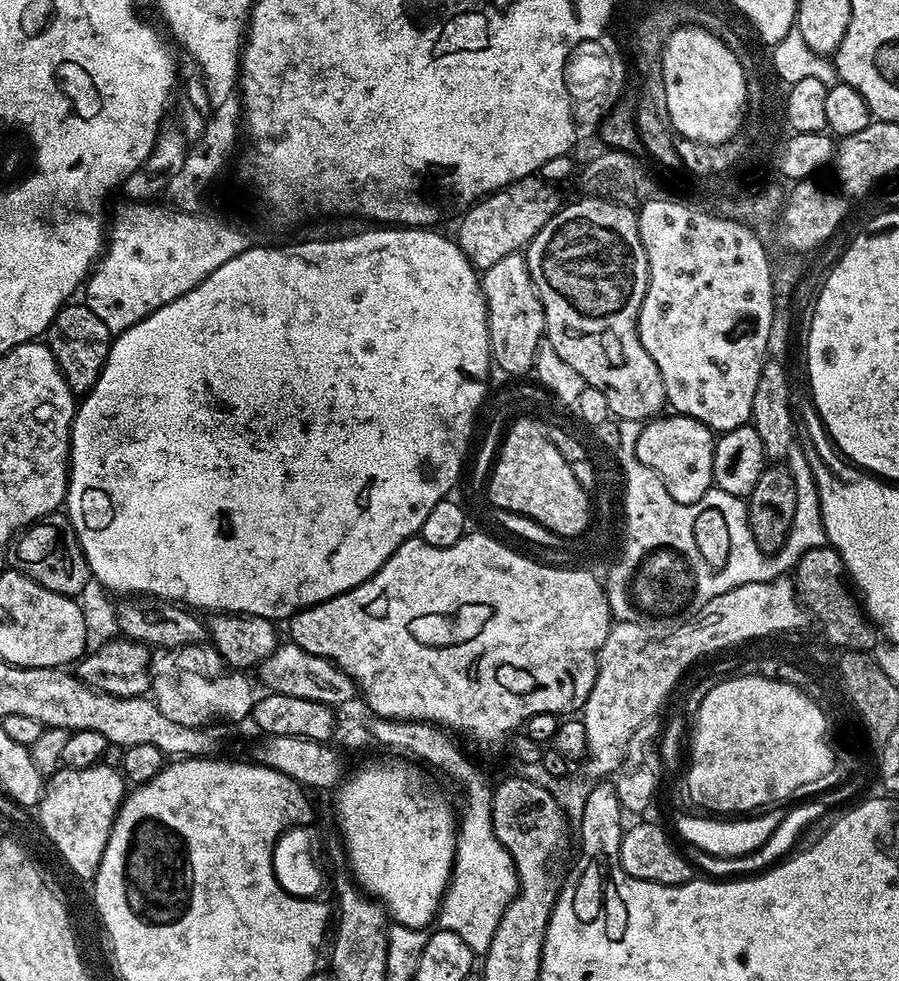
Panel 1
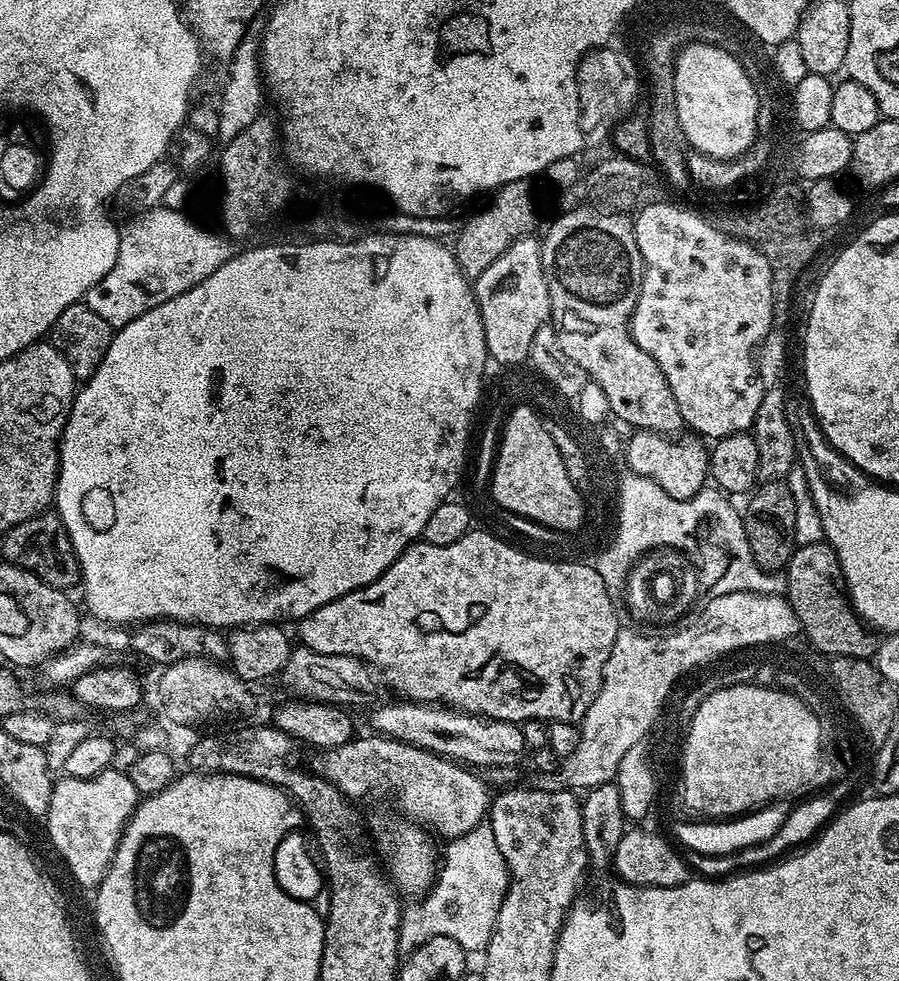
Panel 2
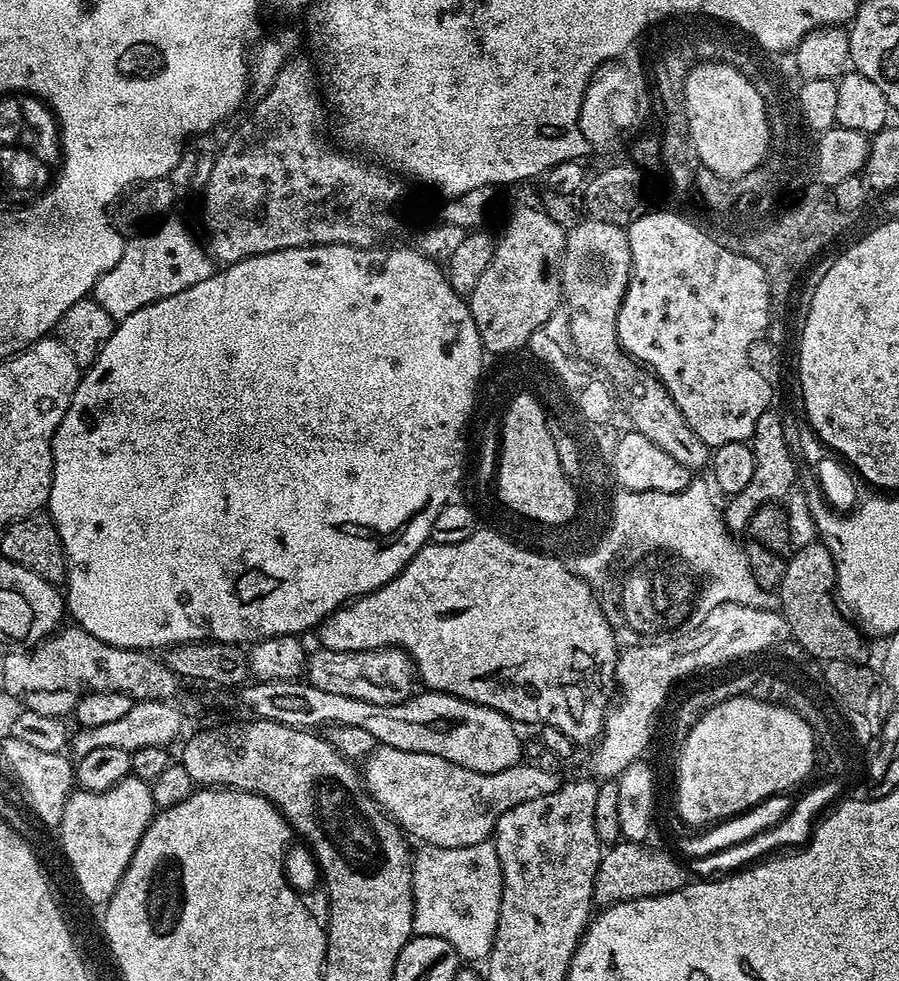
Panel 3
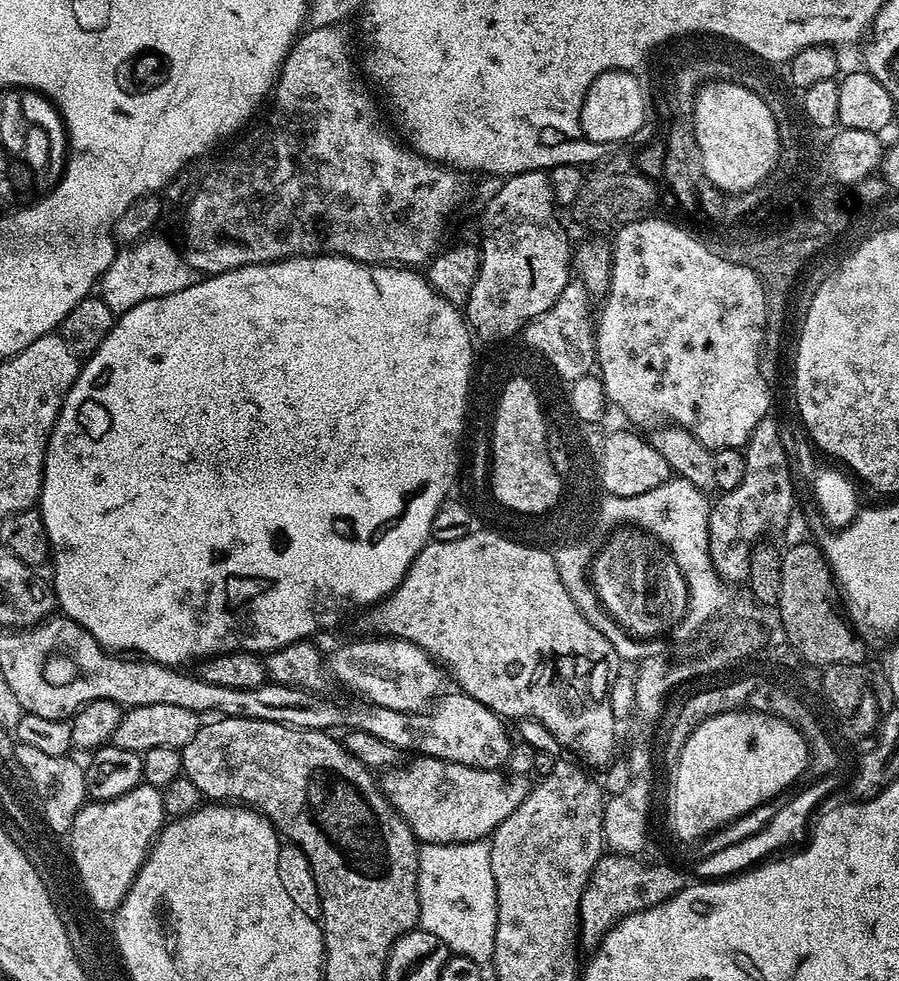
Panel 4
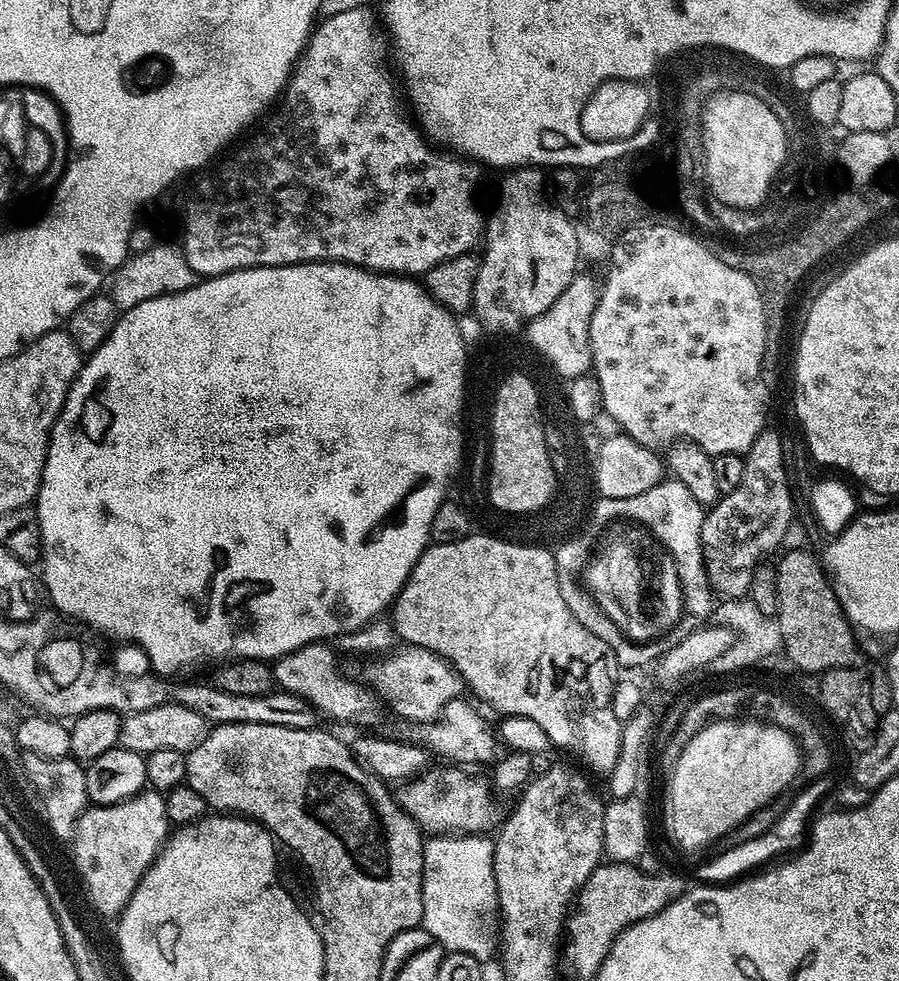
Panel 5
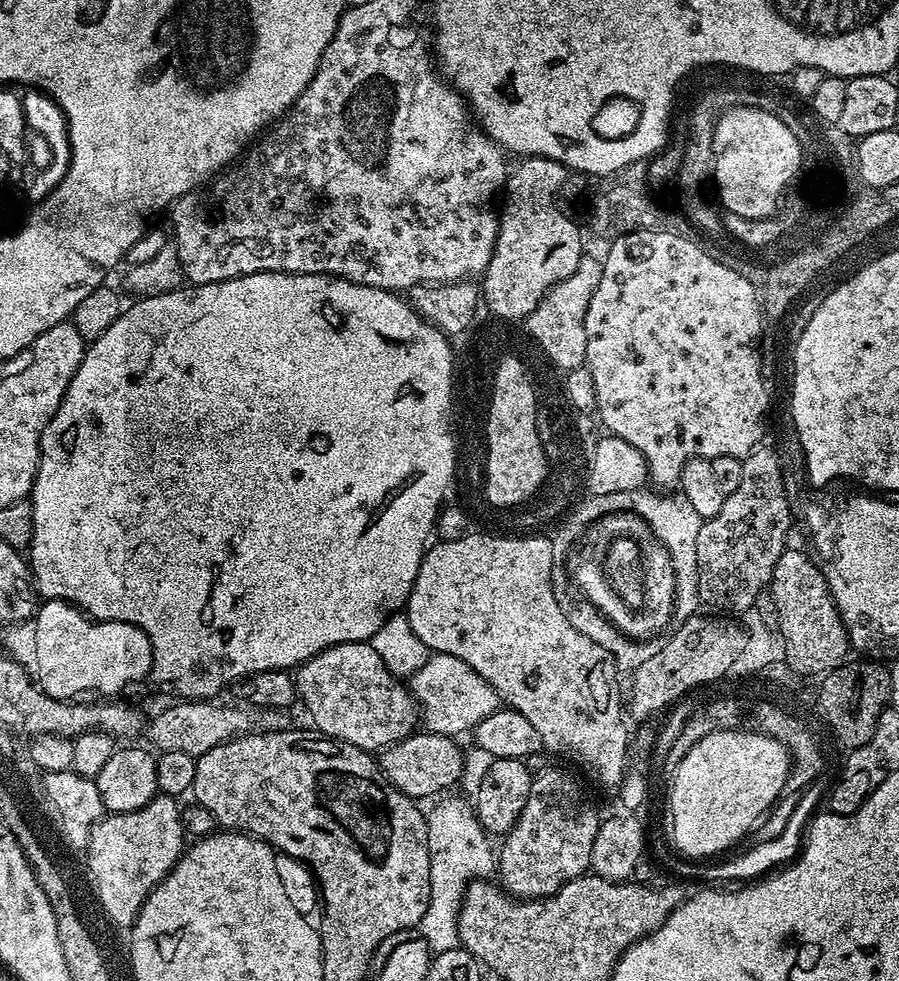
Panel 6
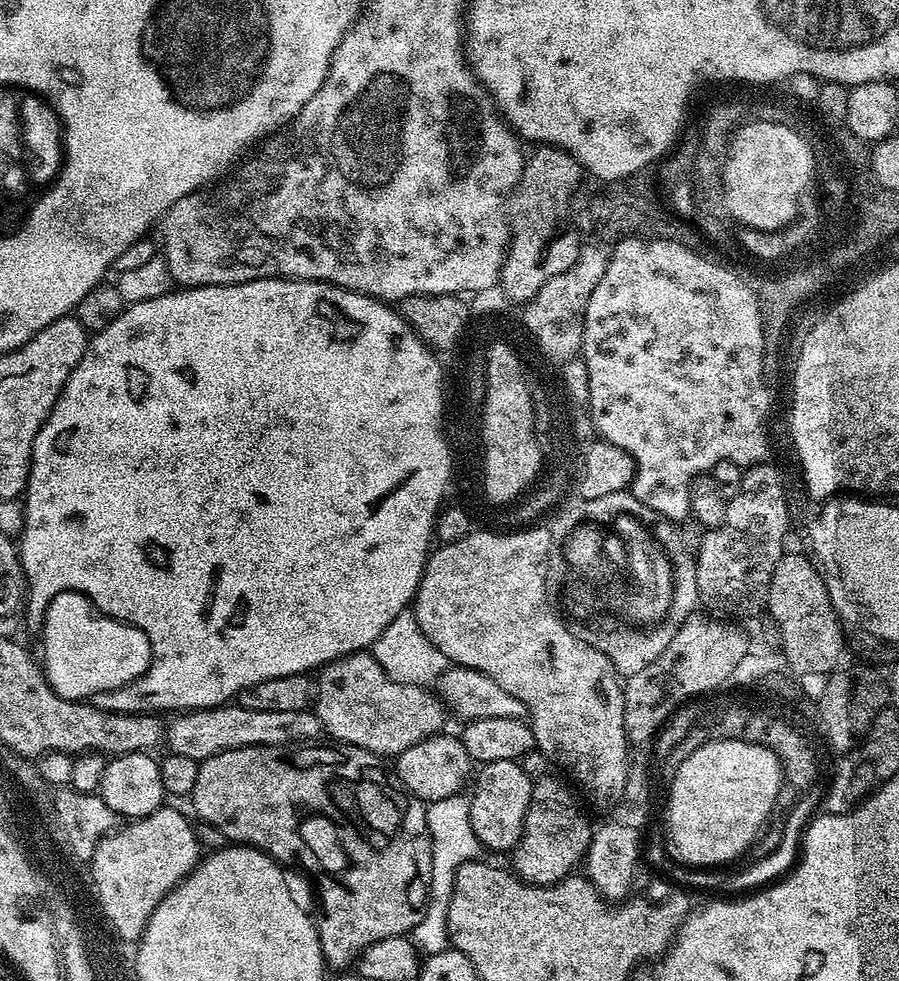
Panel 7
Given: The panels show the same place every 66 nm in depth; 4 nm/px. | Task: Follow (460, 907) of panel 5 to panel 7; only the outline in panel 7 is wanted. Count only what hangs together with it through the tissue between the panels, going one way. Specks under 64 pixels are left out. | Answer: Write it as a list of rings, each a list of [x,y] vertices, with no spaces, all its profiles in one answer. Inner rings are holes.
[[[461,794],[431,801],[427,809],[428,829],[432,835],[432,873],[428,887],[430,899],[422,922],[418,922],[418,926],[412,929],[410,938],[421,953],[434,956],[450,948],[448,907],[454,890],[454,878],[463,864],[481,859],[482,845],[478,834],[474,834],[474,826],[470,822],[470,799],[467,795]]]

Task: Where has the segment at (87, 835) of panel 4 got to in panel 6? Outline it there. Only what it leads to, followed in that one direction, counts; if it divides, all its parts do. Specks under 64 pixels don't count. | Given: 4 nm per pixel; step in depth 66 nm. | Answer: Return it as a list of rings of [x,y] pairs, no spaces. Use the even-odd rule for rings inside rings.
[[[156,795],[146,806],[142,806],[133,812],[113,812],[105,815],[103,820],[90,830],[86,857],[88,856],[87,880],[96,880],[98,895],[102,898],[102,904],[106,906],[106,914],[114,918],[118,926],[130,926],[140,913],[140,908],[159,884],[168,876],[168,872],[179,862],[186,851],[186,833],[180,814],[182,811],[177,797]]]

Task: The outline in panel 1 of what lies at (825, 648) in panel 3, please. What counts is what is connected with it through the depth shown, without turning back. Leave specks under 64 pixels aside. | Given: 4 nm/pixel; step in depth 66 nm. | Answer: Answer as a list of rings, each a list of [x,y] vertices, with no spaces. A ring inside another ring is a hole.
[[[825,546],[806,550],[794,566],[794,583],[797,596],[812,605],[816,616],[824,620],[825,628],[838,650],[871,653],[877,647],[878,629],[866,615],[857,593],[850,587],[844,563],[835,548]]]

